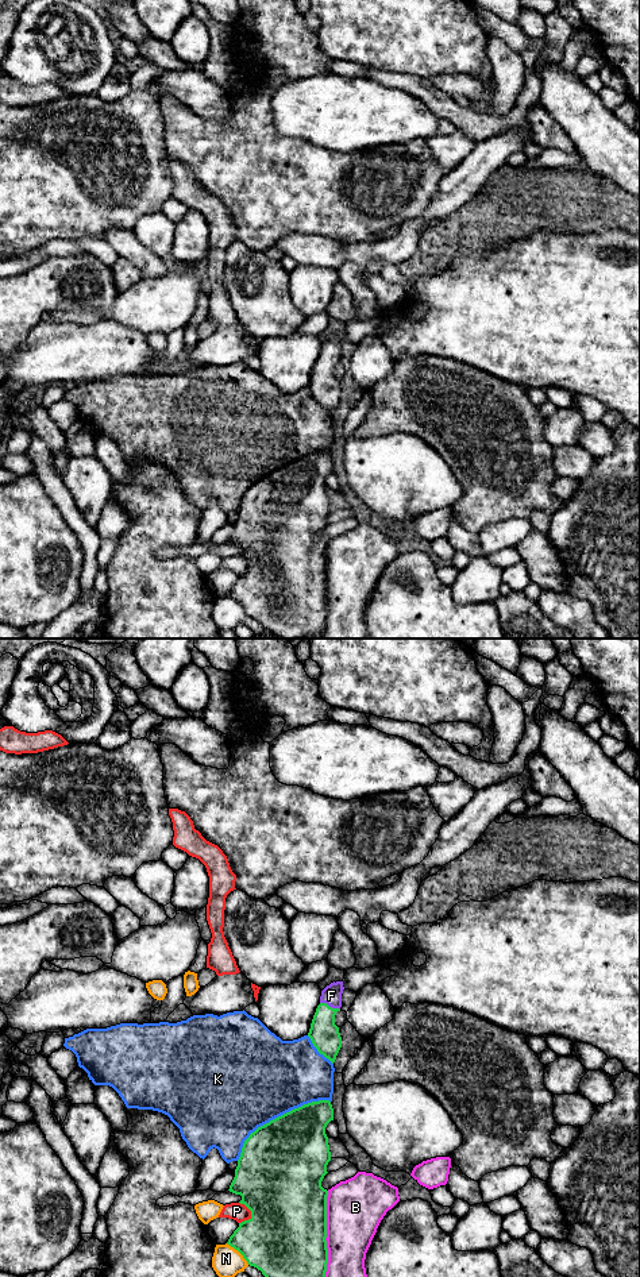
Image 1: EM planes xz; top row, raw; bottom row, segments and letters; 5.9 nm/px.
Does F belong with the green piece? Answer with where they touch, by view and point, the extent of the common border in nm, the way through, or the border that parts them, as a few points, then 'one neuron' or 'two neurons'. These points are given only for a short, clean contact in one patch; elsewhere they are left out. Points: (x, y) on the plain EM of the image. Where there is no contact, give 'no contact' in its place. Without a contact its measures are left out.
meets green in xz at (328, 358); contact 130 nm long; runs through xz (324, 386), (324, 366), (328, 358), (331, 347); one neuron

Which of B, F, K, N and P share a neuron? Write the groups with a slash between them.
B / F / K / N / P

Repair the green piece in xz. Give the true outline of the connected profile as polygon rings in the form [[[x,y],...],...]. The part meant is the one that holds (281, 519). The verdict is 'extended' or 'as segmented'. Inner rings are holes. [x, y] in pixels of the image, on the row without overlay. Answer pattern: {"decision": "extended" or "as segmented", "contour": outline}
{"decision": "as segmented", "contour": [[[319,452],[294,460],[258,479],[244,493],[230,544],[240,547],[240,556],[251,563],[251,570],[239,575],[227,597],[238,602],[250,618],[262,624],[266,632],[279,638],[324,637],[328,616],[327,548],[321,533],[331,513],[327,477],[334,472],[329,452]]]}

